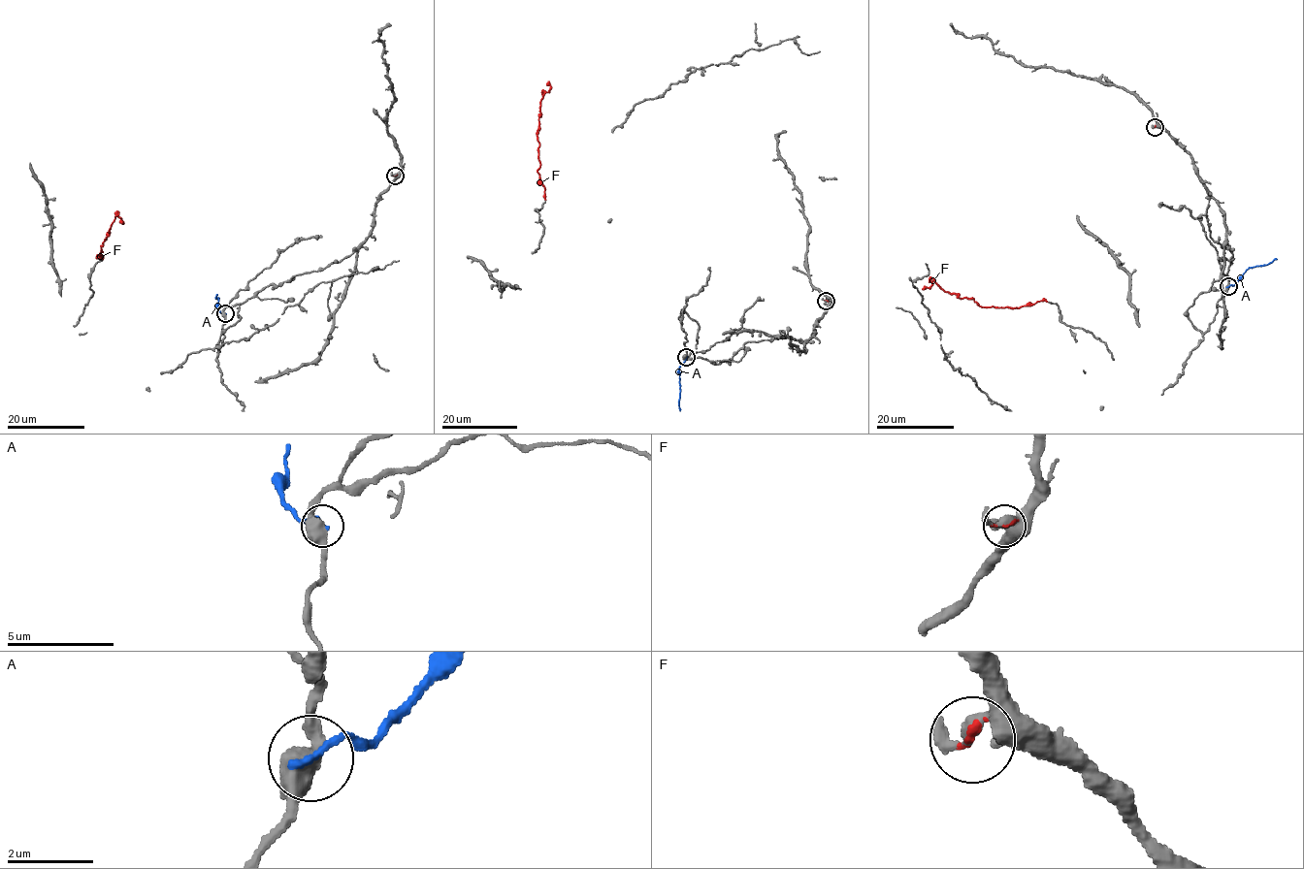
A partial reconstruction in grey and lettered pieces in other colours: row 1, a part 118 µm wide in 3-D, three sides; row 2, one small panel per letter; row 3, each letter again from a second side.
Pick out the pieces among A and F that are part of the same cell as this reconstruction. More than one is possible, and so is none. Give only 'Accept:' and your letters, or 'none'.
Accept: F

